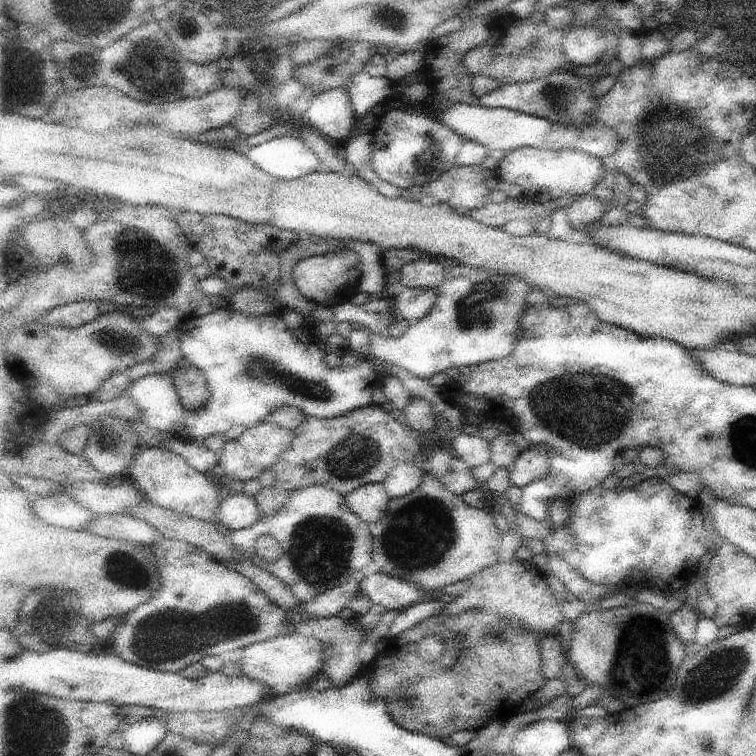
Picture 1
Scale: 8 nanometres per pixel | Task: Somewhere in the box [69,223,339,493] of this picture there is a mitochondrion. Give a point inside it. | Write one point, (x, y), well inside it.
(262, 370)

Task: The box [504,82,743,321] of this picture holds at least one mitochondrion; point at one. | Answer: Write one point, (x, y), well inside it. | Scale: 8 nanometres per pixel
(664, 139)

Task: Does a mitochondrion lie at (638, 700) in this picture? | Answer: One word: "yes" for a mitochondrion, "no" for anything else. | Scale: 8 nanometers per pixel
no

